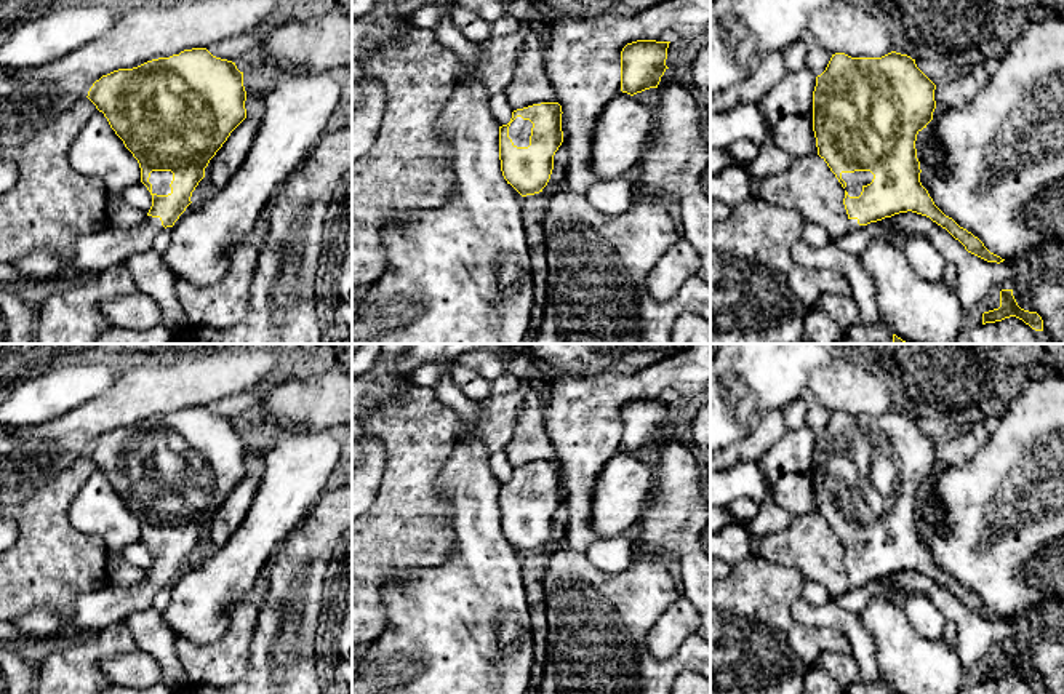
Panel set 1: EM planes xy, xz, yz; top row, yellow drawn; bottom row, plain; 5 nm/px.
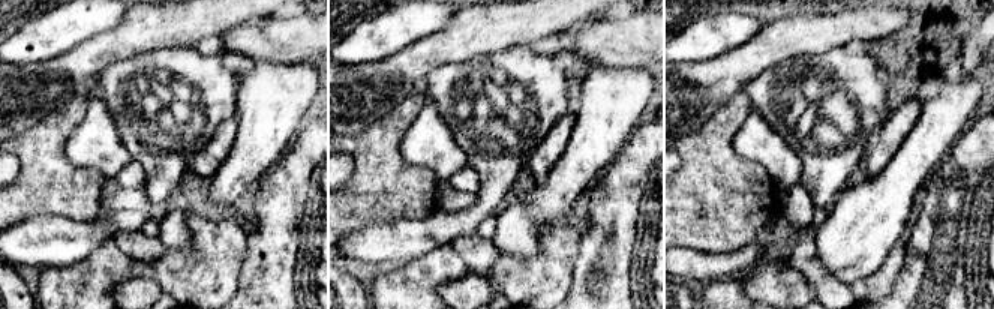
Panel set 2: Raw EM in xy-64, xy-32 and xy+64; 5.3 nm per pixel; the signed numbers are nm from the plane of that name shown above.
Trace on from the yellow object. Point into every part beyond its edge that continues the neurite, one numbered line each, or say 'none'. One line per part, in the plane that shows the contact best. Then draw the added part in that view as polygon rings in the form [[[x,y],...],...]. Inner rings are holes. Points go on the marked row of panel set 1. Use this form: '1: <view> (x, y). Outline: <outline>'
1: yz (855, 181). Outline: [[[870,171],[842,173],[842,179],[846,182],[845,190],[850,197],[859,197],[862,187],[870,184],[874,174]]]

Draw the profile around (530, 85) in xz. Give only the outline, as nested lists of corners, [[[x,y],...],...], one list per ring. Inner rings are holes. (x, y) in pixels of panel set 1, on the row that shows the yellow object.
[[[538,32],[526,35],[514,77],[504,90],[512,110],[541,102],[557,102],[557,94],[544,67],[544,48],[546,42]]]

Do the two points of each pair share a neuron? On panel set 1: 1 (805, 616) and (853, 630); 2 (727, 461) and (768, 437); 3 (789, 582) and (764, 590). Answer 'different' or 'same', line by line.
1: same
2: same
3: same

